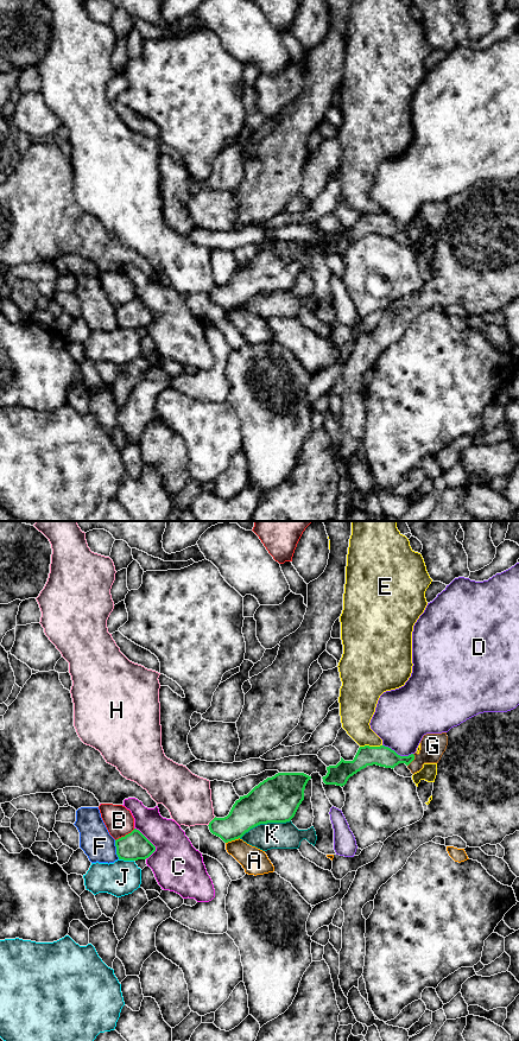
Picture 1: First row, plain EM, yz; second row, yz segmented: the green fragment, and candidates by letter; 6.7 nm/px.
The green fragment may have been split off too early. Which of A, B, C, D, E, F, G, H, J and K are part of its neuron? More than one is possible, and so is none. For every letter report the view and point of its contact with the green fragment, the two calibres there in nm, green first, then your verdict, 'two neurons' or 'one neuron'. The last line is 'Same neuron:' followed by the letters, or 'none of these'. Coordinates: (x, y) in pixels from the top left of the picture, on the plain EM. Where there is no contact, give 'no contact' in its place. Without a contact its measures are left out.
A: yz (232, 308) | 220/180 nm | two neurons
B: yz (126, 303) | 190/190 nm | two neurons
C: yz (151, 311) | 190/340 nm | two neurons
D: yz (397, 222) | 140/380 nm | two neurons
E: yz (371, 215) | 140/220 nm | two neurons
F: yz (116, 318) | 190/220 nm | two neurons
G: yz (413, 227) | 140/170 nm | one neuron
H: yz (210, 290) | 220/320 nm | two neurons
J: yz (126, 328) | 190/240 nm | two neurons
K: yz (265, 291) | 300/180 nm | two neurons
Same neuron: G

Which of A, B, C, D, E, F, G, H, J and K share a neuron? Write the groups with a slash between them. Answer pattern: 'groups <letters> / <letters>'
groups A / B / C / D / E / F / G / H / J / K

